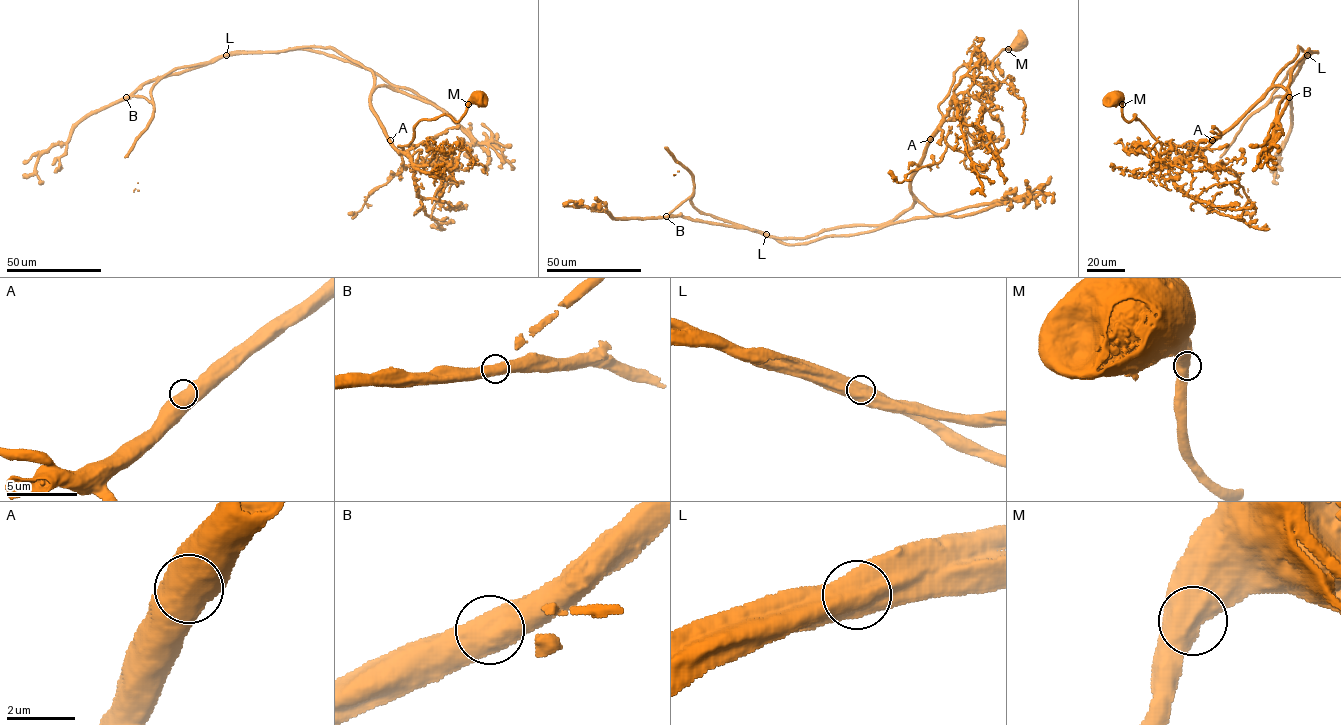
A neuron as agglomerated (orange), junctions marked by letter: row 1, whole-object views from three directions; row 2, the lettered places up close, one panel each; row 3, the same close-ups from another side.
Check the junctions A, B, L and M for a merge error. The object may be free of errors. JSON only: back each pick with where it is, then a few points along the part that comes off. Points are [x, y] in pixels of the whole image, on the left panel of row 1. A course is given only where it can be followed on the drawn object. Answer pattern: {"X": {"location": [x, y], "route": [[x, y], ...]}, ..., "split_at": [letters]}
{"L": {"location": [226, 55], "route": [[226, 55], [292, 49], [333, 55], [371, 69], [391, 84], [410, 88], [433, 102], [480, 142], [511, 146]]}, "split_at": ["L"]}

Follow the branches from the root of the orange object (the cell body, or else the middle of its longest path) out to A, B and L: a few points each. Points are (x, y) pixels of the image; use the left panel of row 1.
A: (479, 98), (458, 121), (447, 115), (421, 120), (413, 139), (407, 145), (398, 146), (400, 151), (390, 140)
B: (479, 98), (458, 121), (421, 120), (400, 151), (372, 107), (374, 74), (329, 48), (227, 54), (126, 97)
L: (479, 98), (458, 121), (447, 115), (421, 120), (400, 151), (372, 107), (374, 74), (333, 49), (226, 55)

